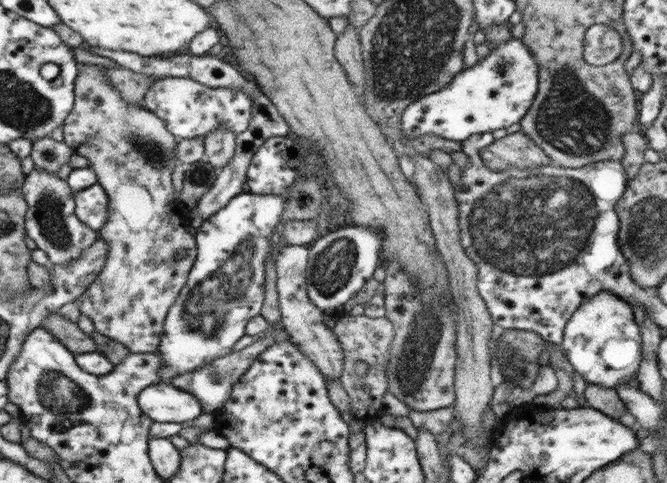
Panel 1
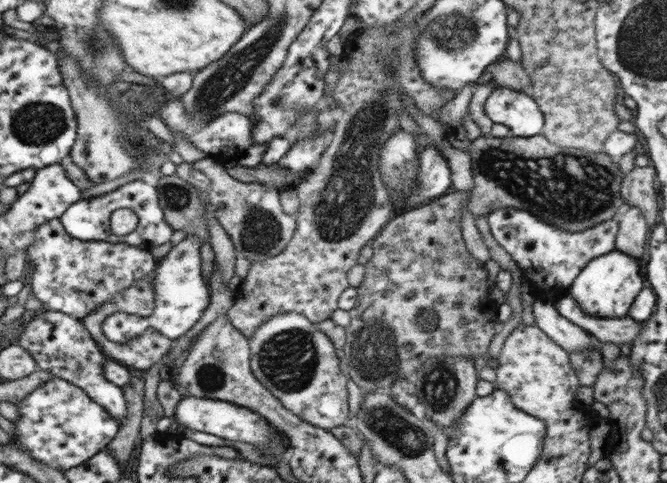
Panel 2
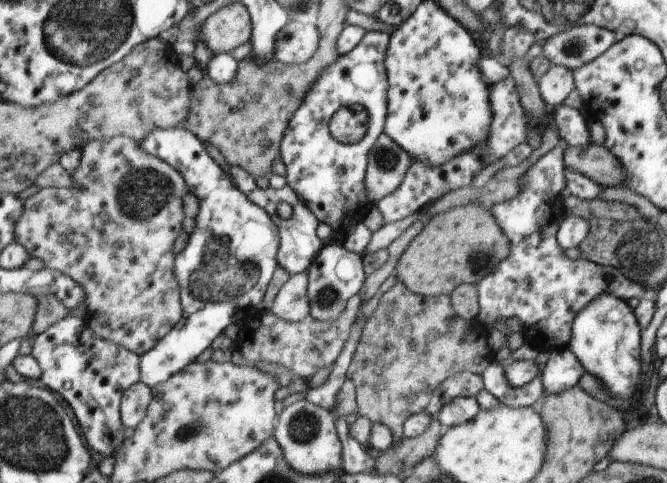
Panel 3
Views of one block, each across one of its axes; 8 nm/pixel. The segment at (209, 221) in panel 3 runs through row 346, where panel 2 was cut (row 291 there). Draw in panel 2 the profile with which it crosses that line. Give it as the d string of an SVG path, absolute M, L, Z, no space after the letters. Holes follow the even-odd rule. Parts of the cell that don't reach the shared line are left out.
M194 234L180 243L158 261L153 289L156 290L156 314L148 317L150 327L156 329L165 340L174 340L190 330L202 316L208 302L208 288L200 276L200 247L202 242Z

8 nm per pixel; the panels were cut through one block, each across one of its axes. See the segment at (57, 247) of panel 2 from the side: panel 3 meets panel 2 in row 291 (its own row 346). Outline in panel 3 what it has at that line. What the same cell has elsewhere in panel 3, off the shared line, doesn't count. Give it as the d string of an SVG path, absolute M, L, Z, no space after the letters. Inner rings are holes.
M70 313L36 336L31 355L42 368L39 383L55 390L72 406L92 450L100 458L118 454L128 440L120 410L122 397L125 390L142 380L142 356L100 338L83 319Z

